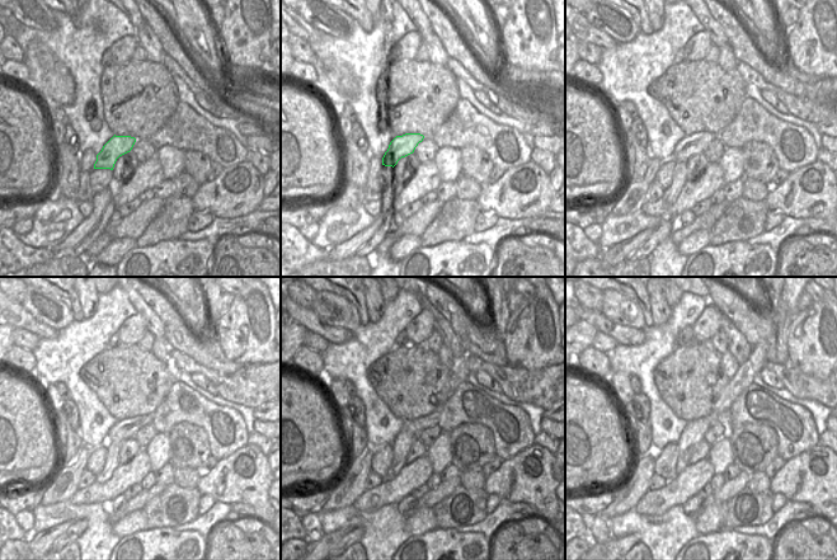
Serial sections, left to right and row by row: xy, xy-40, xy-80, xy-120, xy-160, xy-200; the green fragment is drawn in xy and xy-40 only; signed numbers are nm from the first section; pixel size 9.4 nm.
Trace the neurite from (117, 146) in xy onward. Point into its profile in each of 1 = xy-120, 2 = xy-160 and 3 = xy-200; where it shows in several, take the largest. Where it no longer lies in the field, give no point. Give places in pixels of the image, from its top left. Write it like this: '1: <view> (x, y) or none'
1: xy-120 (123, 429)
2: xy-160 (418, 424)
3: xy-200 (724, 418)

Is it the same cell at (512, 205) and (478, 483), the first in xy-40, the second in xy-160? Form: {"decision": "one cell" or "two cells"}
{"decision": "two cells"}

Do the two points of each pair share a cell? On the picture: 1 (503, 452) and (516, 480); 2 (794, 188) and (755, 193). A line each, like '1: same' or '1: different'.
1: different
2: different

